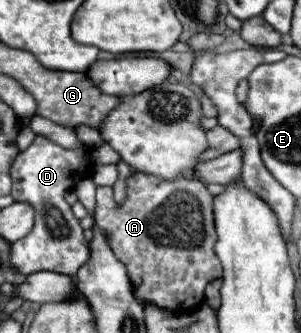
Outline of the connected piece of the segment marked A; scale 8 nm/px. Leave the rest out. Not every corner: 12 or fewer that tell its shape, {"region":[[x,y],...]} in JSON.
{"region":[[199,180],[97,186],[95,224],[141,304],[191,312],[221,278]]}

